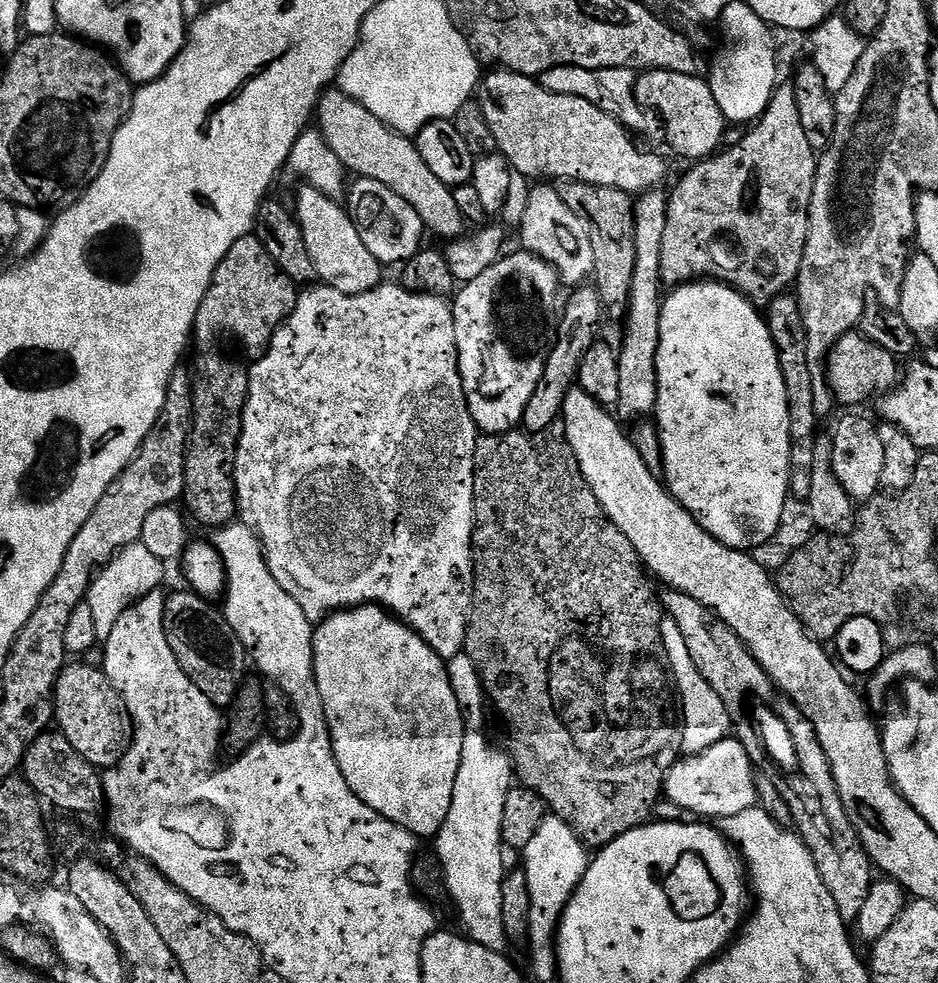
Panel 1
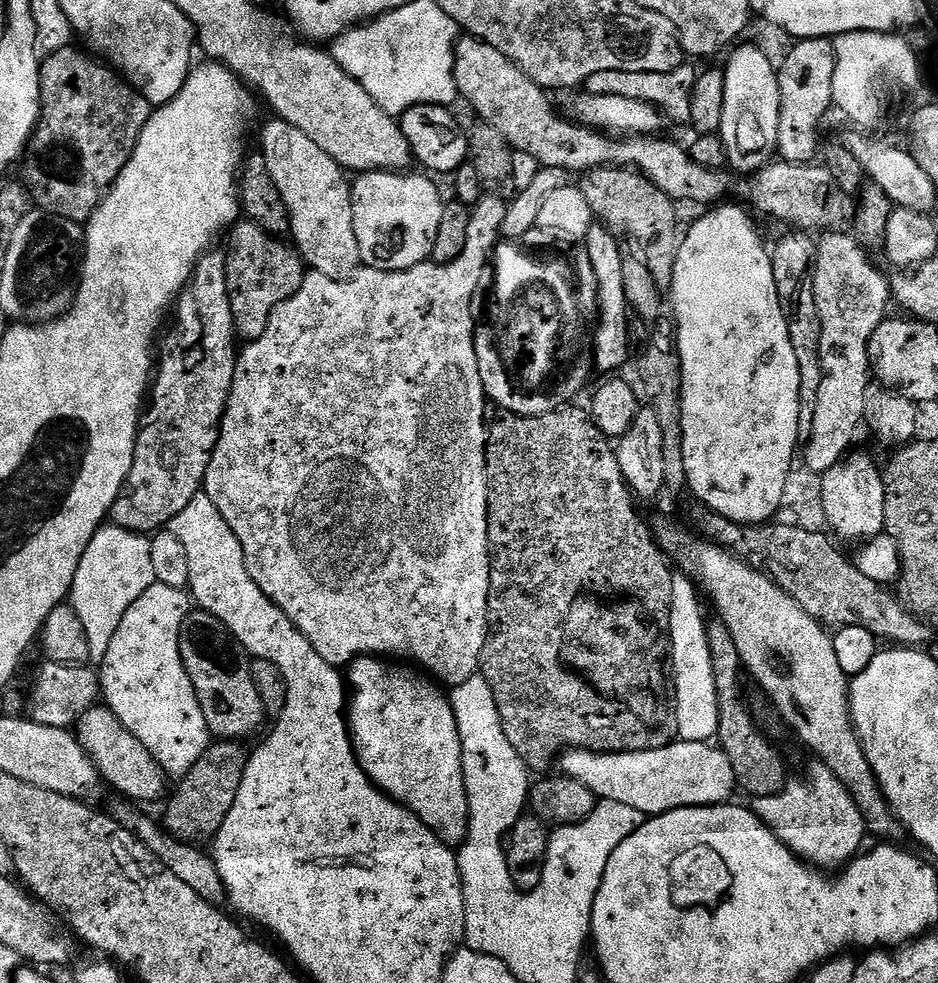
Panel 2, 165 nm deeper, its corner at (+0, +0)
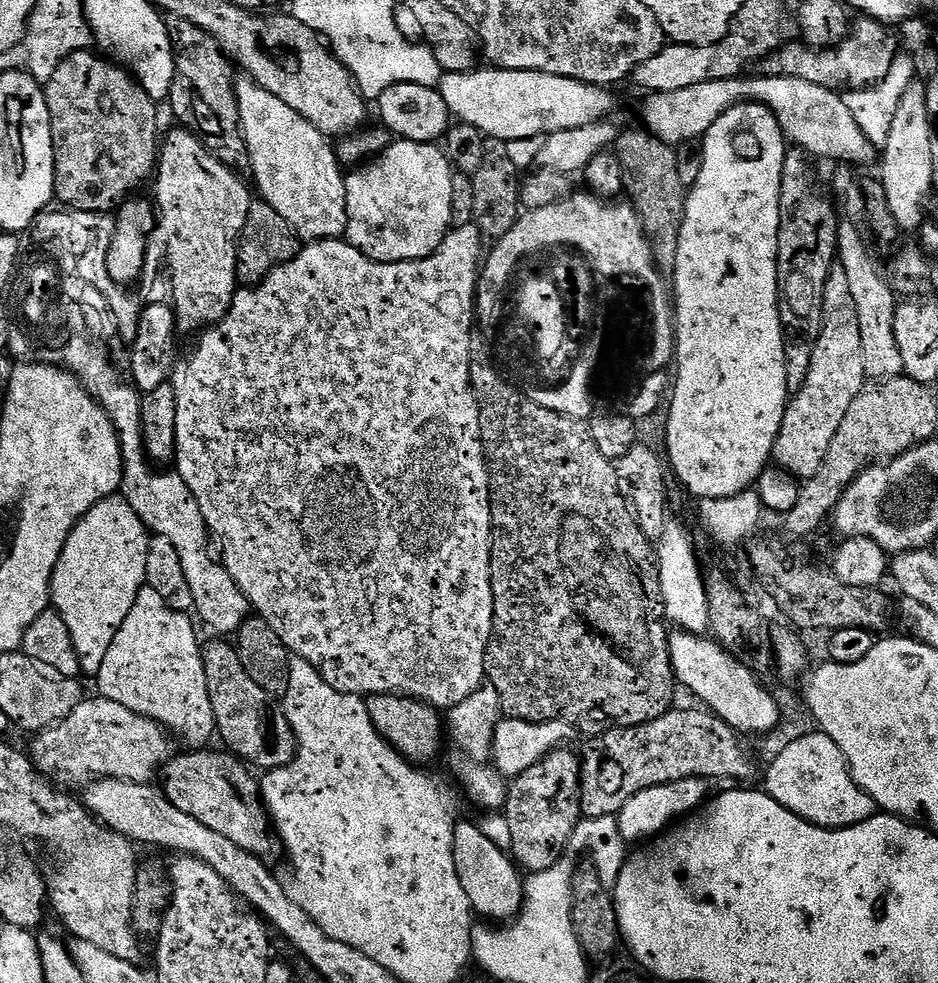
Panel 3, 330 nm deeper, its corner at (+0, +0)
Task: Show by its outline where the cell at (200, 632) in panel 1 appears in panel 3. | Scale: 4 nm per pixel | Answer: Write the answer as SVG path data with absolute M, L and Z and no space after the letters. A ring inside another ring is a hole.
M212 638L203 645L204 669L210 694L210 706L216 719L215 731L224 739L223 747L256 770L286 766L296 757L296 735L283 707L276 708L269 696L246 674L235 643Z

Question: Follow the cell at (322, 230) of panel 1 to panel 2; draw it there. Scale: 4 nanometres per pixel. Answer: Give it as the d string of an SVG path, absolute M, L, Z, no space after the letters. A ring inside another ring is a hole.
M272 118L260 136L259 151L266 158L270 178L286 202L290 214L290 236L305 265L311 271L343 278L361 267L358 238L354 234L352 190L345 169L326 150L321 150L311 138L306 138L298 126Z

